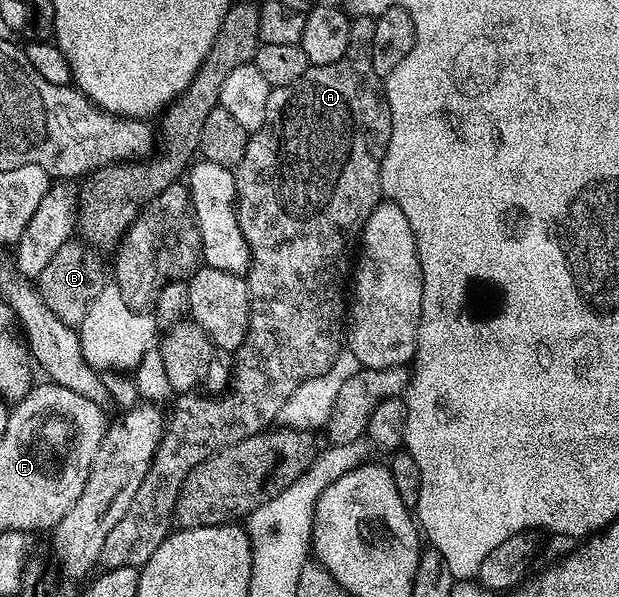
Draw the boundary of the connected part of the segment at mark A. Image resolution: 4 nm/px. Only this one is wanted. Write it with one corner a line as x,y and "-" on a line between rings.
373,16
354,17
352,19
351,44
347,48
347,52
343,52
343,60
339,60
335,64
310,66
307,72
303,72
303,76
299,76
299,80
295,80
295,84
275,86
269,91
265,123
258,130
252,131
247,144
247,152
243,152
243,160
238,162
235,167
237,179
235,209
239,220
239,228
249,245
250,268
247,275
249,283
249,336
244,344
235,351
235,361
231,366
231,381
220,397
206,396
201,392
181,392
176,395
177,403
173,406
173,415
168,415
161,435
161,442
153,453
153,463
147,472
147,476
143,476
143,484
139,484
139,492
135,492
127,512
123,512
123,520
119,520
119,524
115,524
115,528
111,528
111,532
107,532
107,540
103,540
103,552
99,562
104,569
145,566
147,560
151,560
151,556
155,556
155,548
159,548
159,544
163,544
165,537
171,533
171,527
175,522
173,516
175,504
179,500
183,480
187,480
191,468
203,464
203,460
215,456
215,452
227,448
231,444
239,444
239,440
247,440
248,437
270,429
277,422
283,404
287,404
287,396
291,396
291,392
295,392
295,388
299,388
299,384
303,384
303,380
327,372
327,368
331,368
331,364
336,360
337,353
343,349
343,331
347,326
347,283
351,278
349,245
352,242
354,245
360,239
361,228
364,226
367,216
371,216
374,208
383,201
381,165
385,159
385,153
389,147
391,132
393,131
393,117
391,116
389,102
385,98
383,80
375,72
375,64
373,63
376,23
376,17

